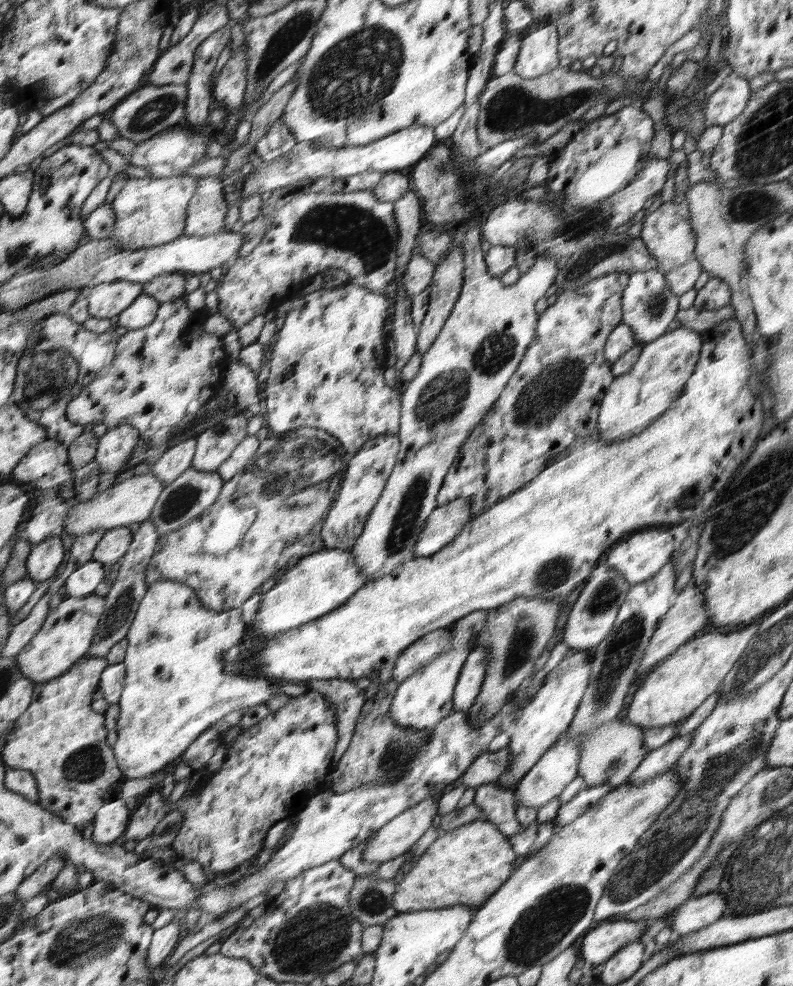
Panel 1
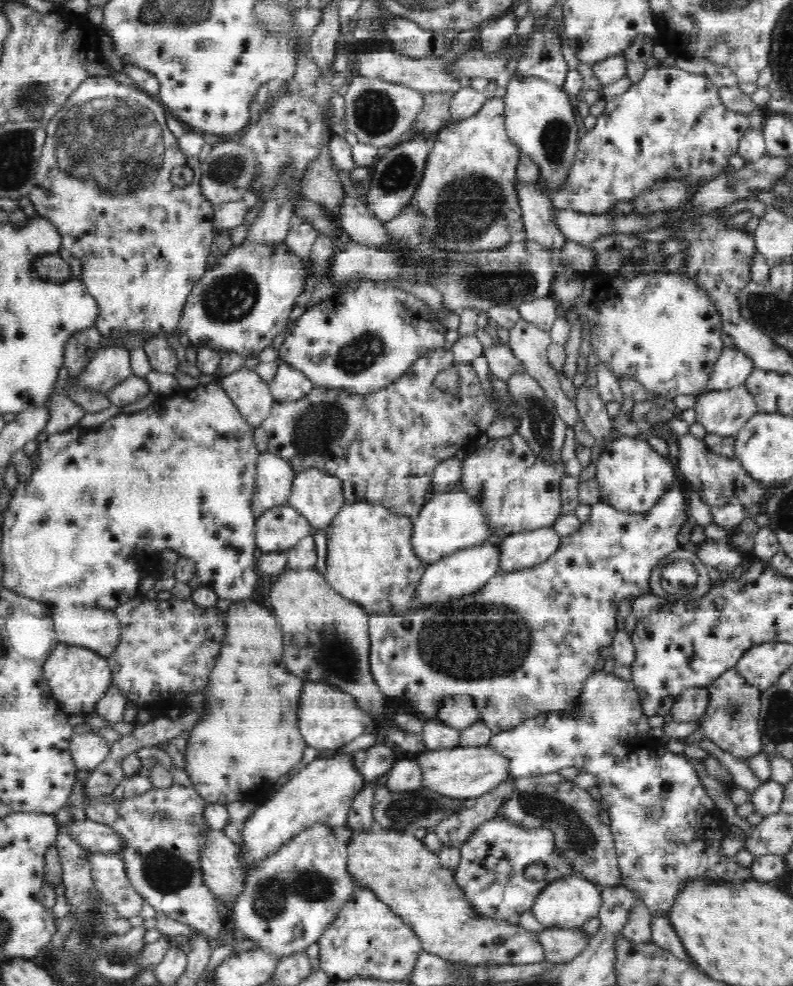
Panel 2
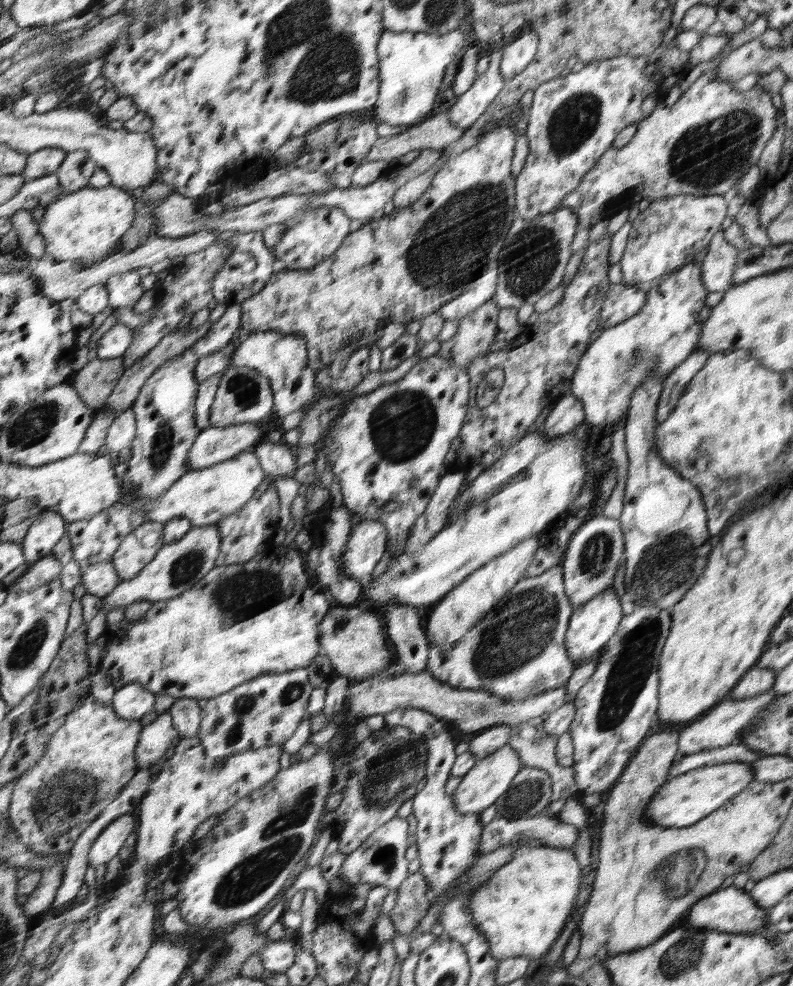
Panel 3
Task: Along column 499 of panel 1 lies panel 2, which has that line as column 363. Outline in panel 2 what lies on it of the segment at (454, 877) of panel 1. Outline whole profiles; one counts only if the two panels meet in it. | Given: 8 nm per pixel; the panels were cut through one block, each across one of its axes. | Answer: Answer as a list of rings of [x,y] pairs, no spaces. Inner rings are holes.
[[[377,827],[371,831],[353,830],[346,847],[347,872],[350,879],[361,888],[371,890],[408,928],[418,936],[423,950],[437,954],[450,962],[470,965],[498,962],[498,964],[537,964],[545,960],[545,950],[536,932],[530,932],[514,919],[497,920],[475,914],[461,888],[455,883],[454,870],[441,865],[436,852],[428,850],[423,841],[413,833],[401,833]]]

